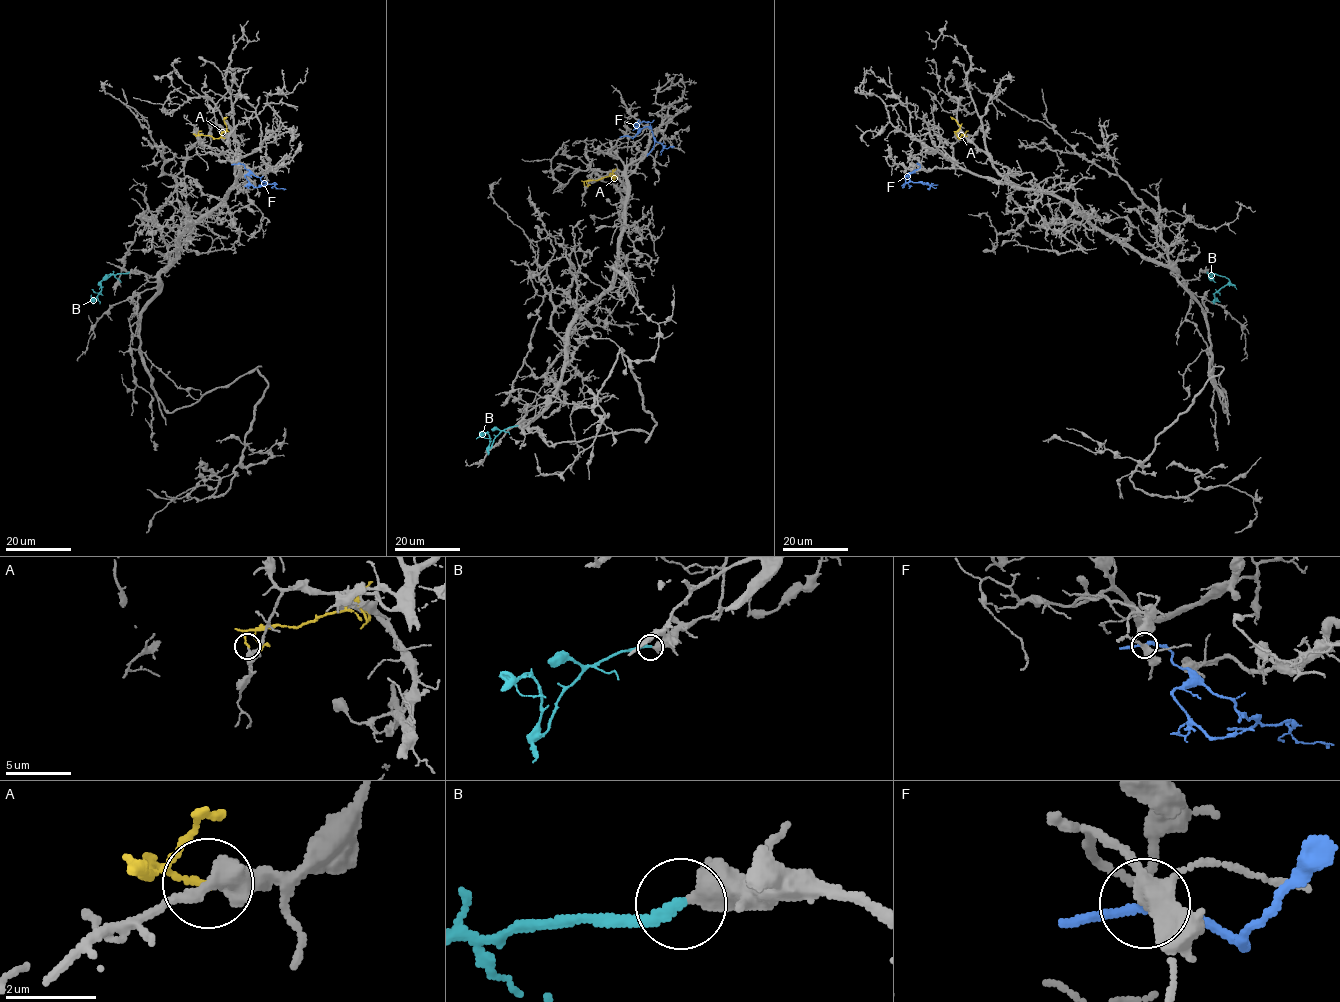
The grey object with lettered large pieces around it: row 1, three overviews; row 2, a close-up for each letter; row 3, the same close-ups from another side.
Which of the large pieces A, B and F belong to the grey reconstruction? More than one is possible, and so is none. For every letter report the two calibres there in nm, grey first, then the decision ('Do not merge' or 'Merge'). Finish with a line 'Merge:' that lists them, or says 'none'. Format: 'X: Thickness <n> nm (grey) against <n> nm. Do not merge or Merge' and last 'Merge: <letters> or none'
A: Thickness 280 nm (grey) against 140 nm. Do not merge
B: Thickness 360 nm (grey) against 200 nm. Merge
F: Thickness 360 nm (grey) against 220 nm. Do not merge
Merge: B

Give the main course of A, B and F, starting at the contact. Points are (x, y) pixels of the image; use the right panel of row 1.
A: (967, 136), (958, 138), (955, 132), (959, 126), (950, 117)
B: (1207, 272), (1229, 281), (1214, 294), (1220, 302)
F: (917, 164), (920, 166), (908, 178), (926, 182), (928, 189)

